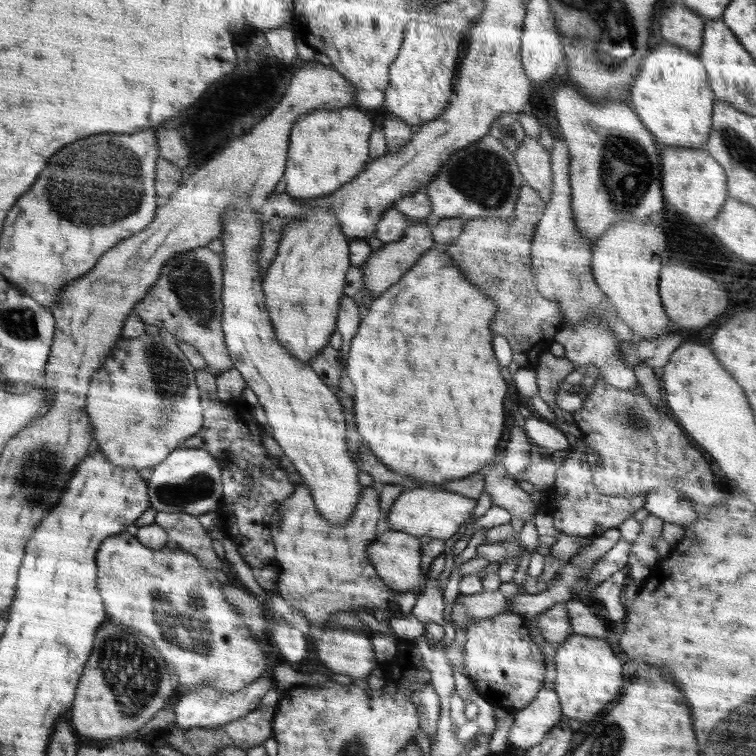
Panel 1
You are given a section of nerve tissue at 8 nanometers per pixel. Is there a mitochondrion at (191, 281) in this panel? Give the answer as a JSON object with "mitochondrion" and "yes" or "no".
{"mitochondrion":"yes"}

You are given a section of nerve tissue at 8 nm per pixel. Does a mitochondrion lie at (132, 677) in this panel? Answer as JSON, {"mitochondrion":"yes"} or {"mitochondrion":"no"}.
{"mitochondrion":"yes"}

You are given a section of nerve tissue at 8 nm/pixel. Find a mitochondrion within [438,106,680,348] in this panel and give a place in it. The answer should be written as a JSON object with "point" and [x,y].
{"point":[482,175]}

